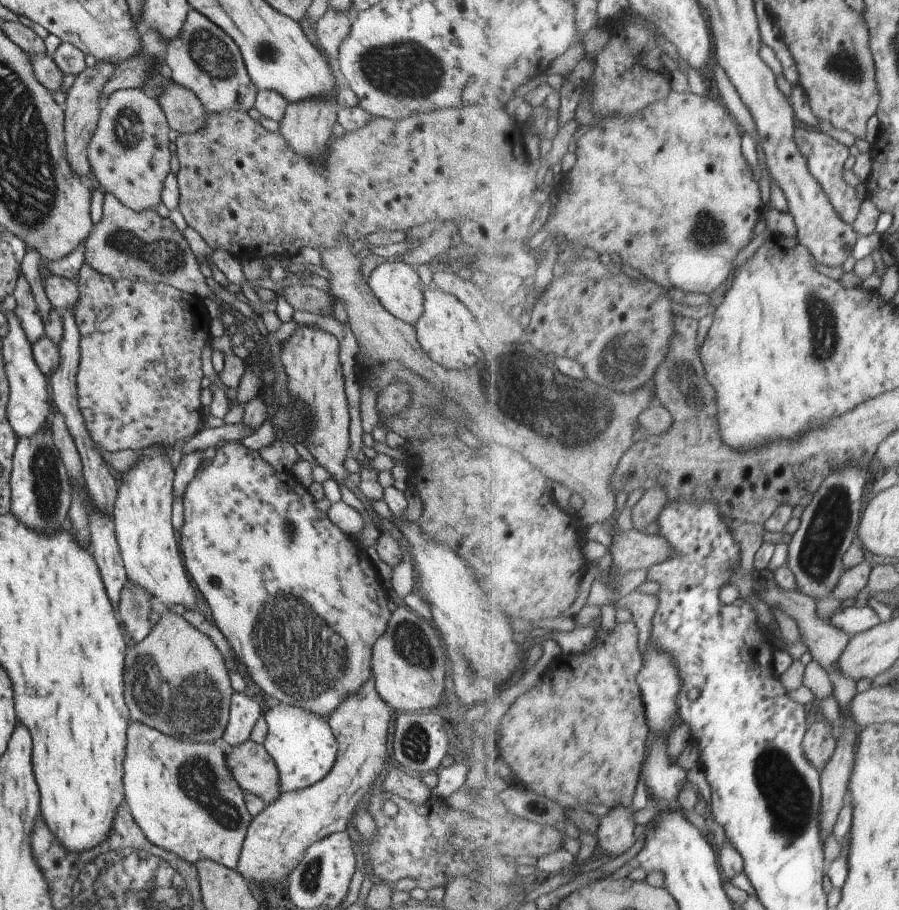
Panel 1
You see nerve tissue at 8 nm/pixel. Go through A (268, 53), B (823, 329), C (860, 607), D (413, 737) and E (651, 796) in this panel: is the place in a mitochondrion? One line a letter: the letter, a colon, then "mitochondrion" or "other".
A: mitochondrion
B: mitochondrion
C: other
D: mitochondrion
E: other

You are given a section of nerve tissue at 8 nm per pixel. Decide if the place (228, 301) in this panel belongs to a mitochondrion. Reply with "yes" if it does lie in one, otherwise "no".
no

